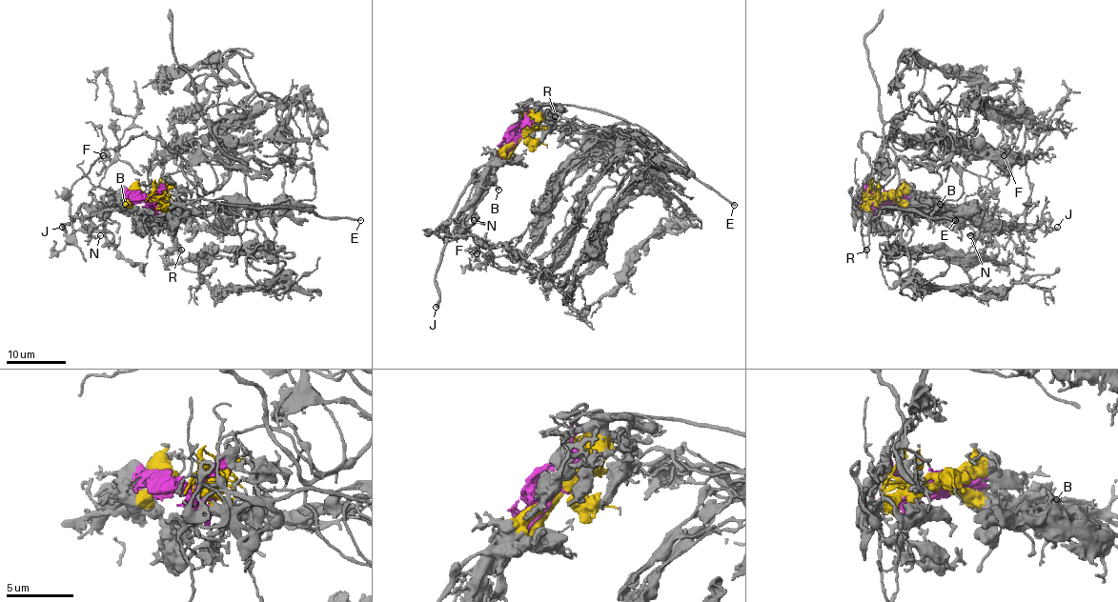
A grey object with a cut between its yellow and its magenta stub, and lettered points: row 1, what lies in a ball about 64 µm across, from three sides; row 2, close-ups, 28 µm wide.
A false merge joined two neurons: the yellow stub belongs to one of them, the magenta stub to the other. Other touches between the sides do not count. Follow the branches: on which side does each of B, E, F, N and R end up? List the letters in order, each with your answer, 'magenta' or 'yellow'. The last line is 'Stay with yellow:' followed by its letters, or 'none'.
B: yellow
E: yellow
F: magenta
N: yellow
R: yellow
Stay with yellow: B, E, N, R

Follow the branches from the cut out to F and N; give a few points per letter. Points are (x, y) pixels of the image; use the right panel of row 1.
F: (884, 198), (865, 185), (874, 172), (862, 150), (865, 132), (926, 149), (982, 186), (1002, 170), (1003, 154)
N: (884, 198), (900, 198), (904, 202), (918, 206), (955, 207), (976, 220), (978, 234), (970, 235)

